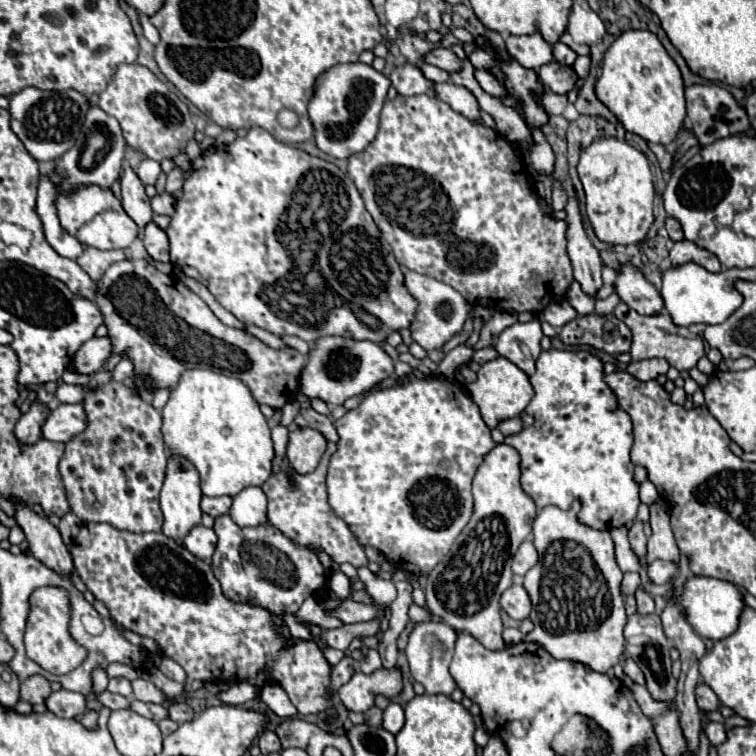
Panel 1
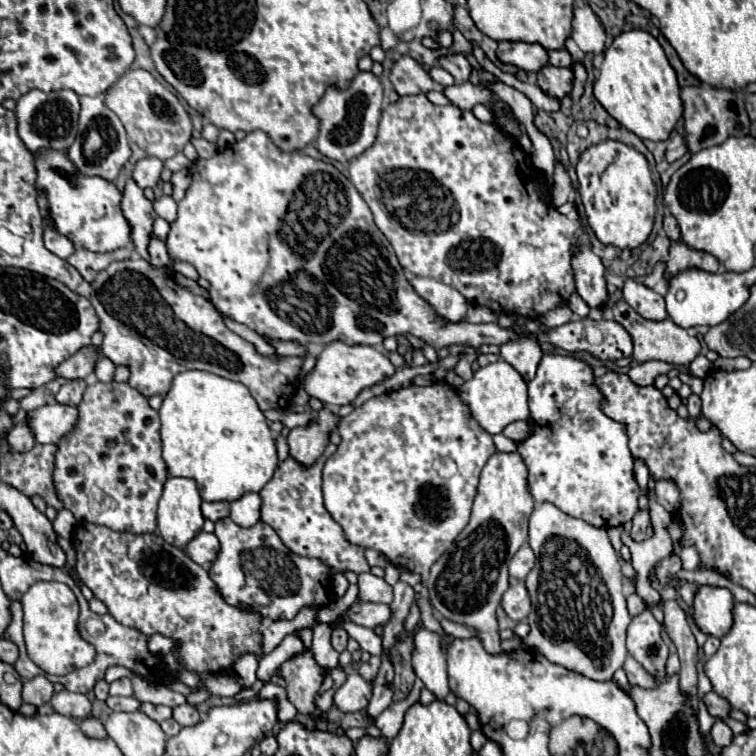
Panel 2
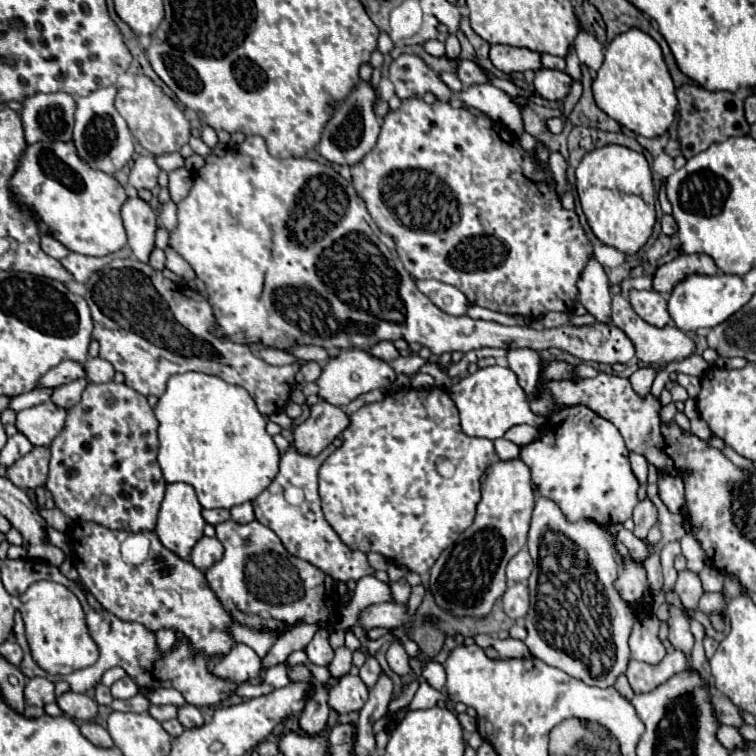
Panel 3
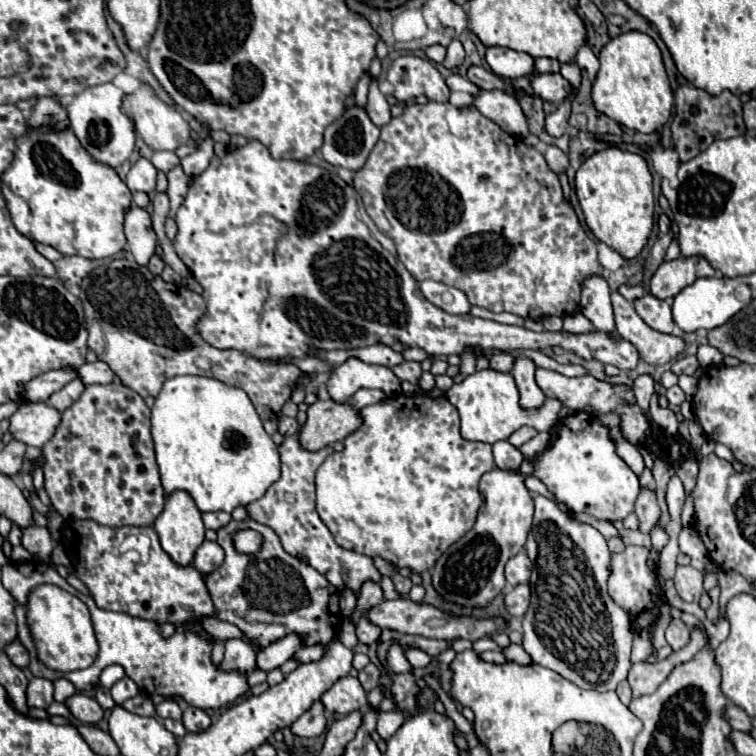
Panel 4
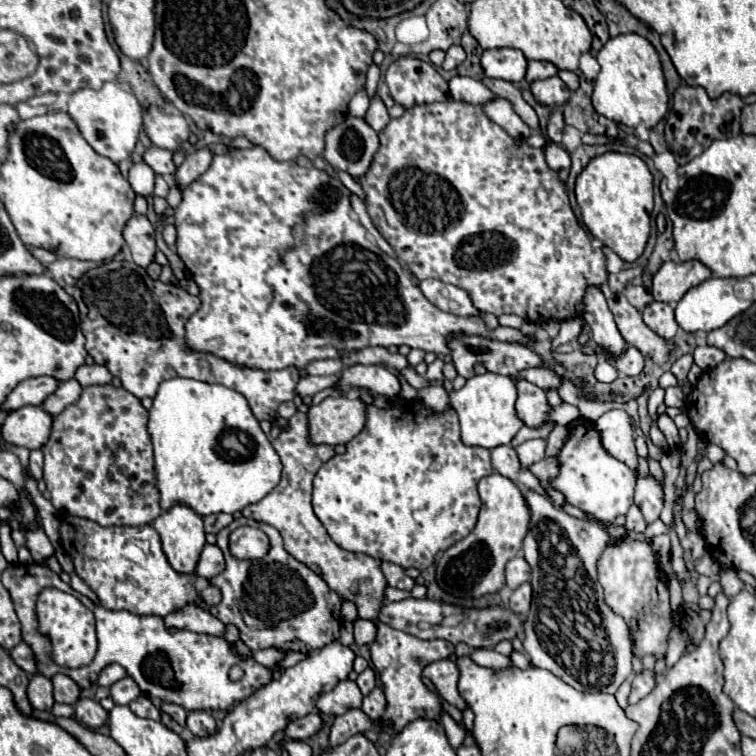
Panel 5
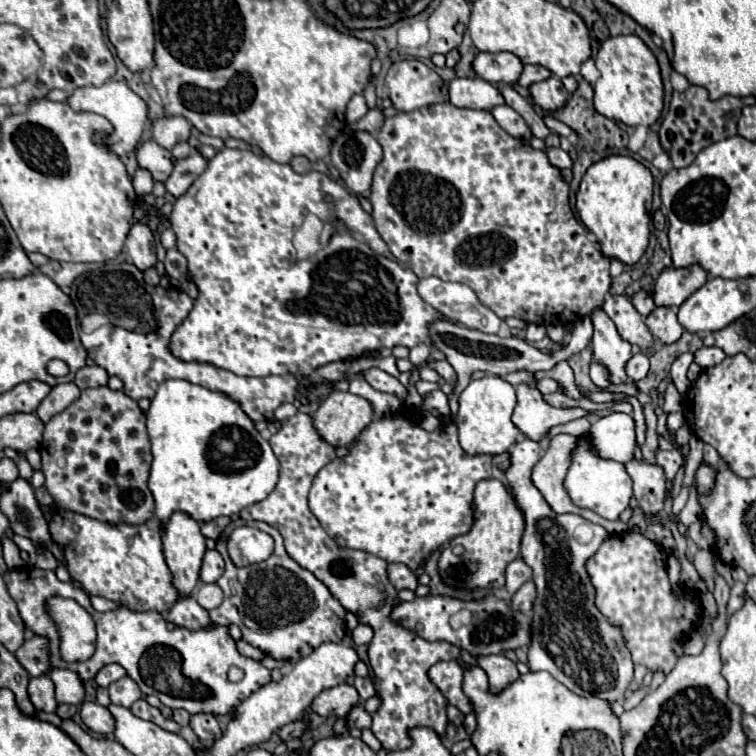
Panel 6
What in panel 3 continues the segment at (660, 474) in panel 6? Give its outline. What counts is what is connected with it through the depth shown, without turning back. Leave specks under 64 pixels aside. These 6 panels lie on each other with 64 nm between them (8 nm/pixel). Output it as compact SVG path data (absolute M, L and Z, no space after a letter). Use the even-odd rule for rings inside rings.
M650 500L638 502L638 506L634 508L634 518L632 518L634 520L634 536L644 540L648 530L656 524L656 516L658 516L656 506Z

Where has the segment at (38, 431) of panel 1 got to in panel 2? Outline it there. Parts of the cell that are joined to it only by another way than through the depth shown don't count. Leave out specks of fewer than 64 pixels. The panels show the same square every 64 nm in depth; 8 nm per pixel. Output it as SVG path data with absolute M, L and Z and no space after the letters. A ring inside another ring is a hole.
M28 420L18 422L10 432L8 432L8 444L14 452L28 452L30 448L34 448L34 434L32 428L28 426Z

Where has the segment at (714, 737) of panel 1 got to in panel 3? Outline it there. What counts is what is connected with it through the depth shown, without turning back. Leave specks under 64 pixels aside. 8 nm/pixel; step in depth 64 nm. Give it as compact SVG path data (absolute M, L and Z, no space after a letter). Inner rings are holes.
M720 724L720 726L718 726L716 738L718 738L718 742L720 742L722 746L726 746L728 750L738 748L738 746L744 746L744 738L738 734L738 730L732 728L732 726L726 726L726 724Z

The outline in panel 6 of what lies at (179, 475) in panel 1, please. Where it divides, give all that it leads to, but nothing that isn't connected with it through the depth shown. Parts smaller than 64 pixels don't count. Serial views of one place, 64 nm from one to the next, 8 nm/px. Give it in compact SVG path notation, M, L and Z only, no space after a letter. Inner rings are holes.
M174 512L162 528L164 558L174 574L174 584L182 596L188 596L200 576L206 538L200 532L200 522L186 512Z

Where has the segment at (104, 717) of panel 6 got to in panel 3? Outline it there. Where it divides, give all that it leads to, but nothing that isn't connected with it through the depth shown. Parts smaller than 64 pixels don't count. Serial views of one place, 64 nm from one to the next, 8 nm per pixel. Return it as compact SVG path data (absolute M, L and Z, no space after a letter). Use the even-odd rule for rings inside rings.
M64 692L62 696L56 698L56 704L60 706L60 710L76 720L88 722L96 716L98 712L98 704L86 696L86 694L76 694L76 692Z

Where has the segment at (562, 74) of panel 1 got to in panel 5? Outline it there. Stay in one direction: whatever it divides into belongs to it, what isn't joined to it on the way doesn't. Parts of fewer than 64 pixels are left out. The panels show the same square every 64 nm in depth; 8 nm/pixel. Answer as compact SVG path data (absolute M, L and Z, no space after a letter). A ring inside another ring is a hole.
M558 76L536 80L530 84L530 88L532 88L532 94L536 96L536 100L546 106L560 106L570 98L566 84Z

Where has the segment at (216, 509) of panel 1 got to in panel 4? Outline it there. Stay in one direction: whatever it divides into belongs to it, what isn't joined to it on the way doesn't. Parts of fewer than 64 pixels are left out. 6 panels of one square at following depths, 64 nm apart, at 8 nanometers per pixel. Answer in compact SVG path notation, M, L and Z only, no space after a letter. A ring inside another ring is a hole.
M204 512L202 514L202 520L204 520L204 526L206 528L212 528L212 530L218 530L222 528L224 524L228 524L232 520L232 516L228 512Z

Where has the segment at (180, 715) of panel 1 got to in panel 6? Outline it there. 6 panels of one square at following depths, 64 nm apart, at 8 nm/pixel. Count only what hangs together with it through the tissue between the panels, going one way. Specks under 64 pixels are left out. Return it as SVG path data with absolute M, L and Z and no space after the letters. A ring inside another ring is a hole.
M192 714L190 716L190 728L200 738L202 744L210 744L222 732L214 714Z

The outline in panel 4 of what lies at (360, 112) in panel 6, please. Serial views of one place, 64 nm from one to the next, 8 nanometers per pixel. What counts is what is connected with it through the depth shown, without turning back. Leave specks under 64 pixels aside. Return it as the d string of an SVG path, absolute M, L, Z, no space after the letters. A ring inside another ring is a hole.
M362 76L358 86L356 86L356 92L354 92L354 100L356 104L364 106L366 104L366 96L368 96L368 84L370 84L370 78L368 76Z

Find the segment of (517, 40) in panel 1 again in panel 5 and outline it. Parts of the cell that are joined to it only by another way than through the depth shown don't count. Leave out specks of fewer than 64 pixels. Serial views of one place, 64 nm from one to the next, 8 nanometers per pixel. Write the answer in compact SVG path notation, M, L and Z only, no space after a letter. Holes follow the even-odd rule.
M498 48L498 50L484 50L482 54L482 70L486 76L502 78L508 82L520 82L526 76L528 60L520 50Z

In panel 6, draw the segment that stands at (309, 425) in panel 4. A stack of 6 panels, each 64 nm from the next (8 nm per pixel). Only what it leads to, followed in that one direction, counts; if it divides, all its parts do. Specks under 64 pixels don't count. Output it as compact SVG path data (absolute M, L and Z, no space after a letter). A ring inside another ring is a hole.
M330 392L314 412L314 428L332 446L348 446L364 430L374 412L368 400L350 392Z

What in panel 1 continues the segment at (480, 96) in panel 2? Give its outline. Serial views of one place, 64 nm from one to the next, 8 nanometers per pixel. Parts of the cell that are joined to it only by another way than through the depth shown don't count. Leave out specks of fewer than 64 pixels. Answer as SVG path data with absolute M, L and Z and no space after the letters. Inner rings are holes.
M440 82L440 84L434 84L434 94L446 102L452 110L460 112L462 116L466 116L468 120L480 120L480 108L478 108L478 102L476 98L464 88L464 86L454 86L450 82Z

